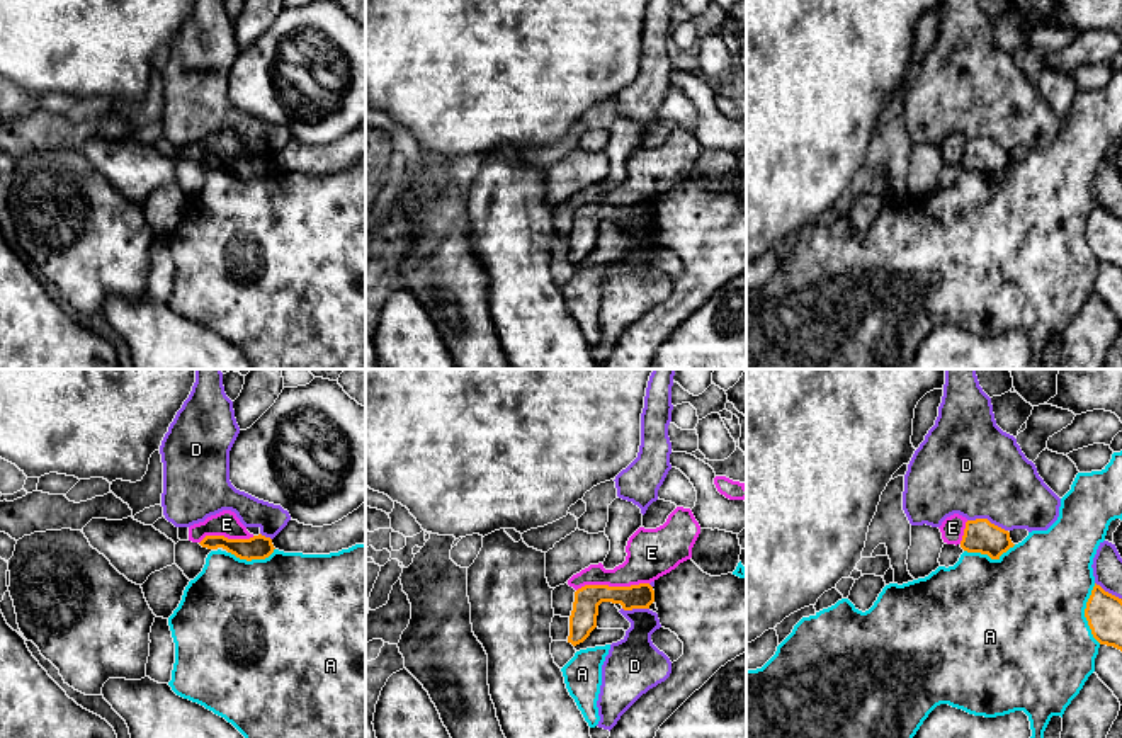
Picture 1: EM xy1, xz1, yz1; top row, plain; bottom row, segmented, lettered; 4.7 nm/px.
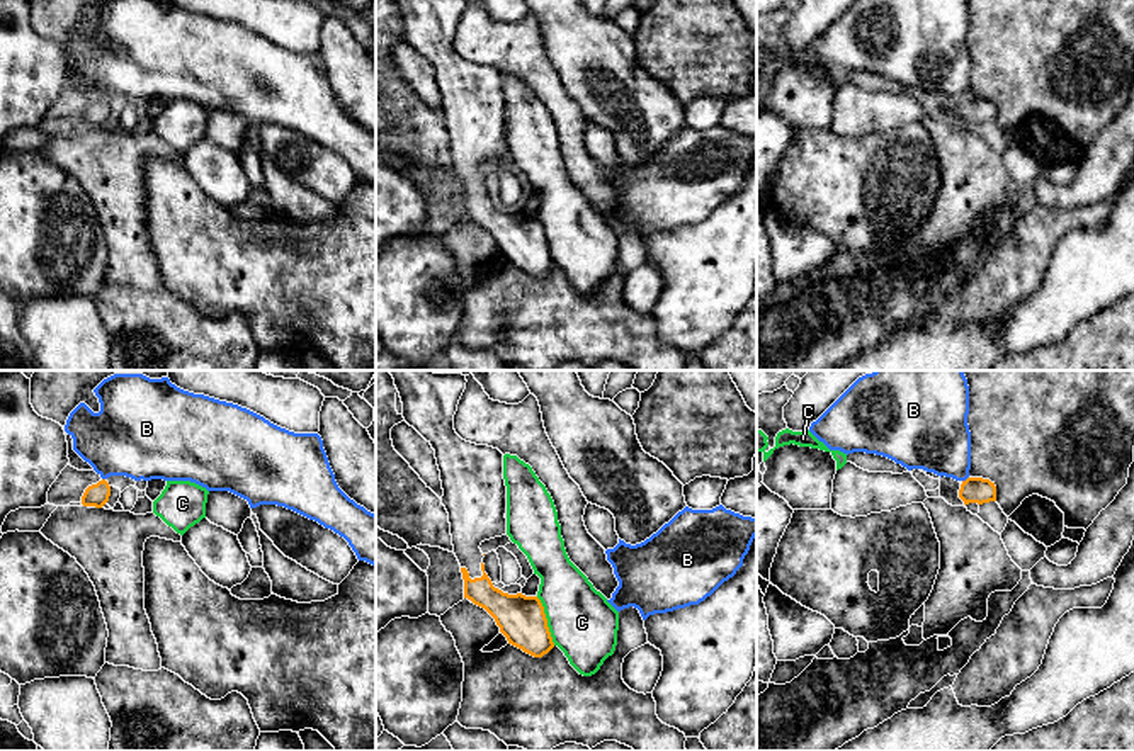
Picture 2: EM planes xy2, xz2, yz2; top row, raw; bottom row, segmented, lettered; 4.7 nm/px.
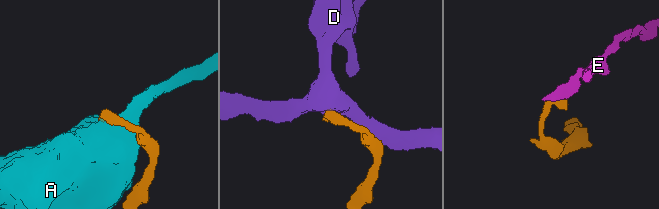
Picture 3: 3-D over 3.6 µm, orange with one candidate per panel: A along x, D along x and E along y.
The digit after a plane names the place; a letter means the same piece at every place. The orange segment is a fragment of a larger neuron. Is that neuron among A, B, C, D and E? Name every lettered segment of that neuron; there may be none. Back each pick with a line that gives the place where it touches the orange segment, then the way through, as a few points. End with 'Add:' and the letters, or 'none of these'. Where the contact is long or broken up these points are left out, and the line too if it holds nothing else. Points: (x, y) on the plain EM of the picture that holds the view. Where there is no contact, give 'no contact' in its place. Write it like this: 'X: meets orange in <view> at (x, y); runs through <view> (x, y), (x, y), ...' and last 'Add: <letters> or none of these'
Add: none of these

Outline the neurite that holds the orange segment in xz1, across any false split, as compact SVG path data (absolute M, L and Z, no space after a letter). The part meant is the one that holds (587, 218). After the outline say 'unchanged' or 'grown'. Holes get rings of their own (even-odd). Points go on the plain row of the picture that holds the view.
M649 202L631 206L585 204L575 211L570 235L568 262L583 262L597 247L598 224L602 221L620 223L624 230L649 228L654 221L654 209Z | unchanged

